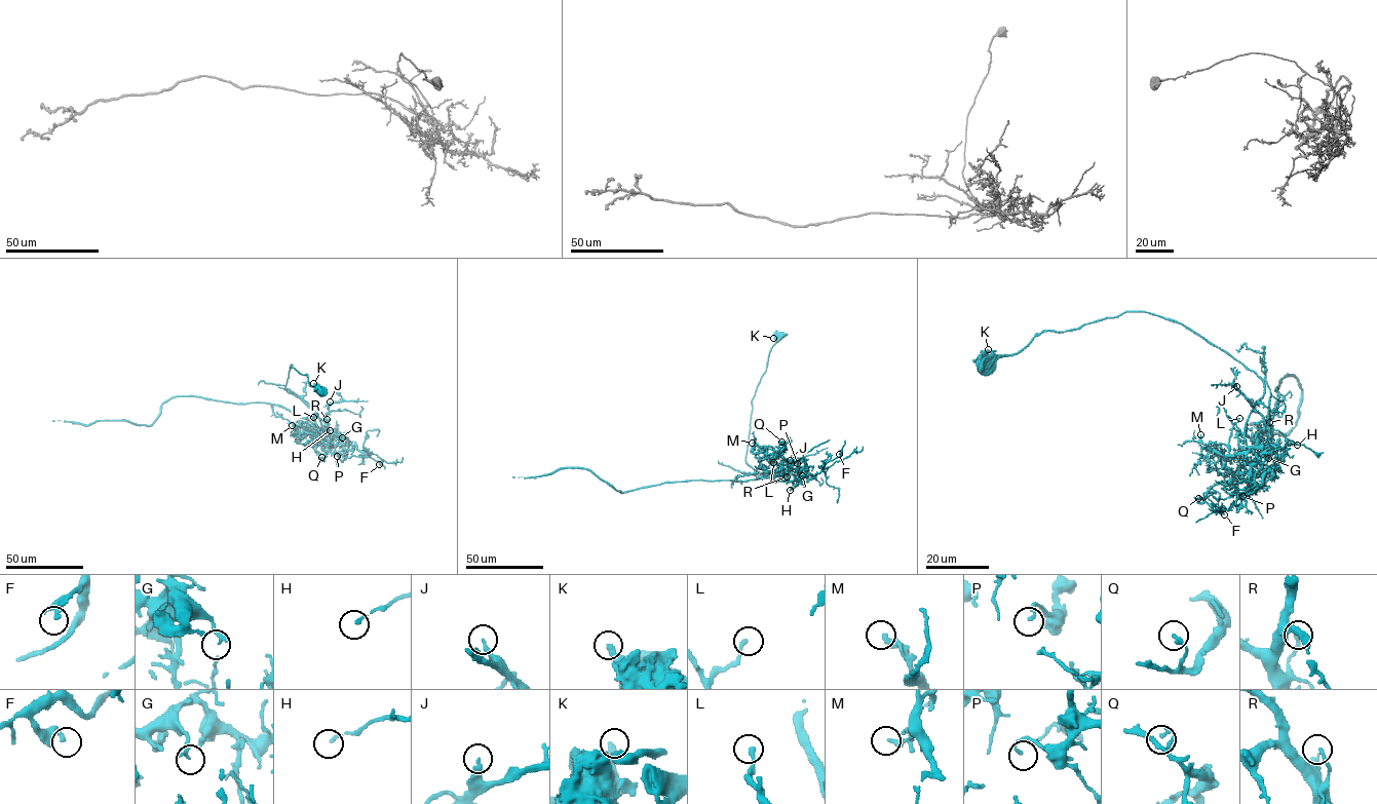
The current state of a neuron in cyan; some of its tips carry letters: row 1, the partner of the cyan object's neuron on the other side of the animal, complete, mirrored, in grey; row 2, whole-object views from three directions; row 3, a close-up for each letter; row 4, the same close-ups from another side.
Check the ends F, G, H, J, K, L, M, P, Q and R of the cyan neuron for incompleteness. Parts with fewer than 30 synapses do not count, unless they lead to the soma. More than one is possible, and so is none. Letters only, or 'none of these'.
none of these

